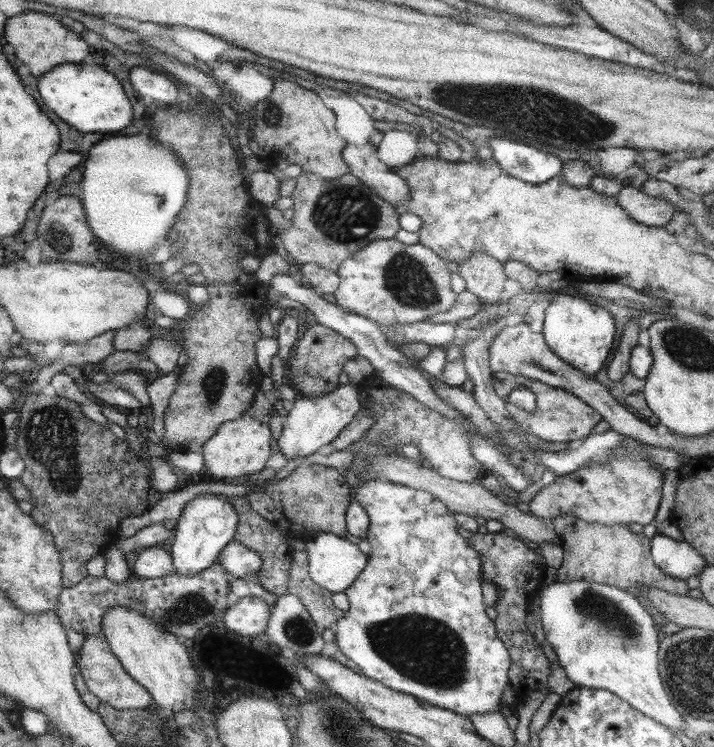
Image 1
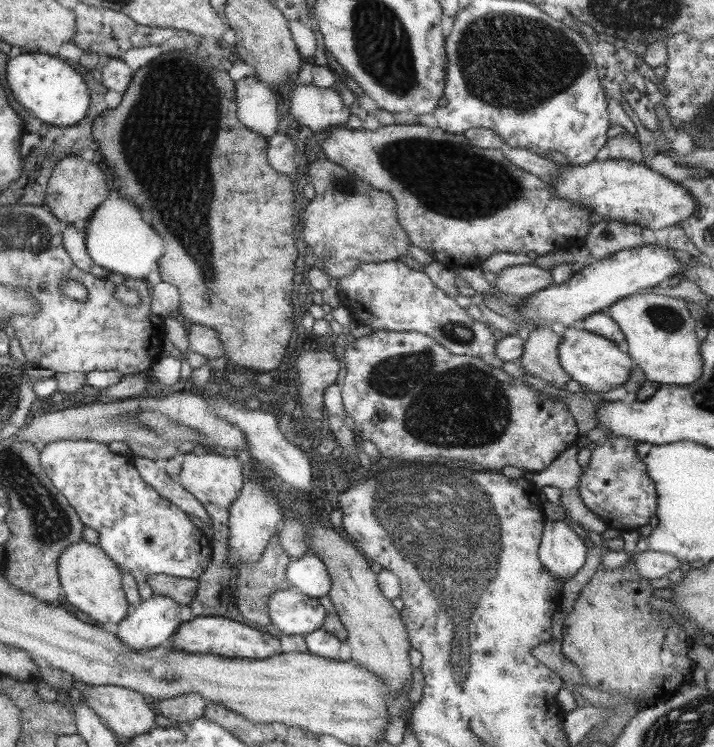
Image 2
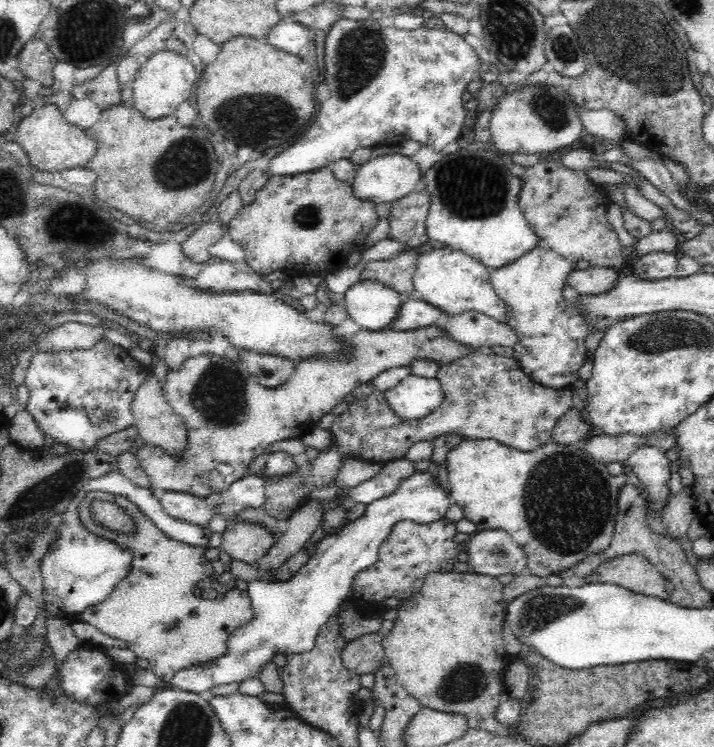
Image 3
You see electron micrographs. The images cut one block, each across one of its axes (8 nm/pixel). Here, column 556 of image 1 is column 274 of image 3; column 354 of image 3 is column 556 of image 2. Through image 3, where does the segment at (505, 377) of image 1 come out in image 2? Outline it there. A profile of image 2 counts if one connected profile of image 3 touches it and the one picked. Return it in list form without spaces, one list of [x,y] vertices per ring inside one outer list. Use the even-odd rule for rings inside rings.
[[[549,326],[534,327],[524,341],[523,354],[516,362],[524,368],[525,373],[532,374],[555,388],[563,387],[570,376],[561,368],[559,362],[558,346],[561,341],[562,336],[553,333]]]

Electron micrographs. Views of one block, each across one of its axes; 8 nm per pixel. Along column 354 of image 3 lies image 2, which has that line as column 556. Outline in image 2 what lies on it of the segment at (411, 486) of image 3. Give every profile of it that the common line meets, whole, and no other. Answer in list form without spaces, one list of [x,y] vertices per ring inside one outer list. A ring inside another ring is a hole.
[[[544,519],[542,540],[538,546],[542,565],[558,579],[569,580],[583,566],[585,544],[561,520]]]

